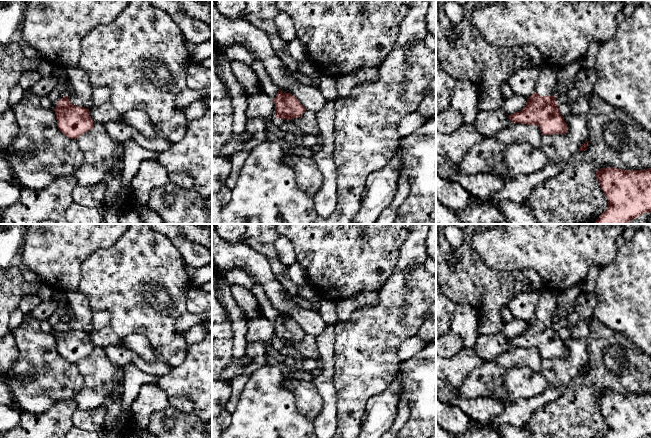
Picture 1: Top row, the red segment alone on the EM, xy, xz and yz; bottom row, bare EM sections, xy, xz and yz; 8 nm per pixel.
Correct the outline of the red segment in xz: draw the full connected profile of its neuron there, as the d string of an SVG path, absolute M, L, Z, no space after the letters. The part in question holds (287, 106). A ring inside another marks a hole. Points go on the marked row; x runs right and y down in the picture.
M281 89L274 98L274 103L277 119L292 120L293 118L299 118L306 111L295 96L291 93L283 93Z

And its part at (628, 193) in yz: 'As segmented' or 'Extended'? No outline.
As segmented

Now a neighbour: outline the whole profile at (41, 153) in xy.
M36 95L23 97L11 107L19 125L19 134L3 152L23 187L42 190L55 179L73 174L85 162L77 139L68 138L57 126L54 109L46 109Z

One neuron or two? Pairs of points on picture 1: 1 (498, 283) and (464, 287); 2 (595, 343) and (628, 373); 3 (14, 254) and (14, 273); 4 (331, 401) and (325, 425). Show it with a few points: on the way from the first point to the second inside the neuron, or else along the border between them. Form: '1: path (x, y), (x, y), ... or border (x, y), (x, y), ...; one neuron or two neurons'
1: path (490, 286), (472, 286); one neuron
2: path (603, 348), (620, 365); one neuron
3: border (10, 266), (16, 266), (22, 276), (31, 281); two neurons
4: path (330, 407), (327, 419); one neuron

